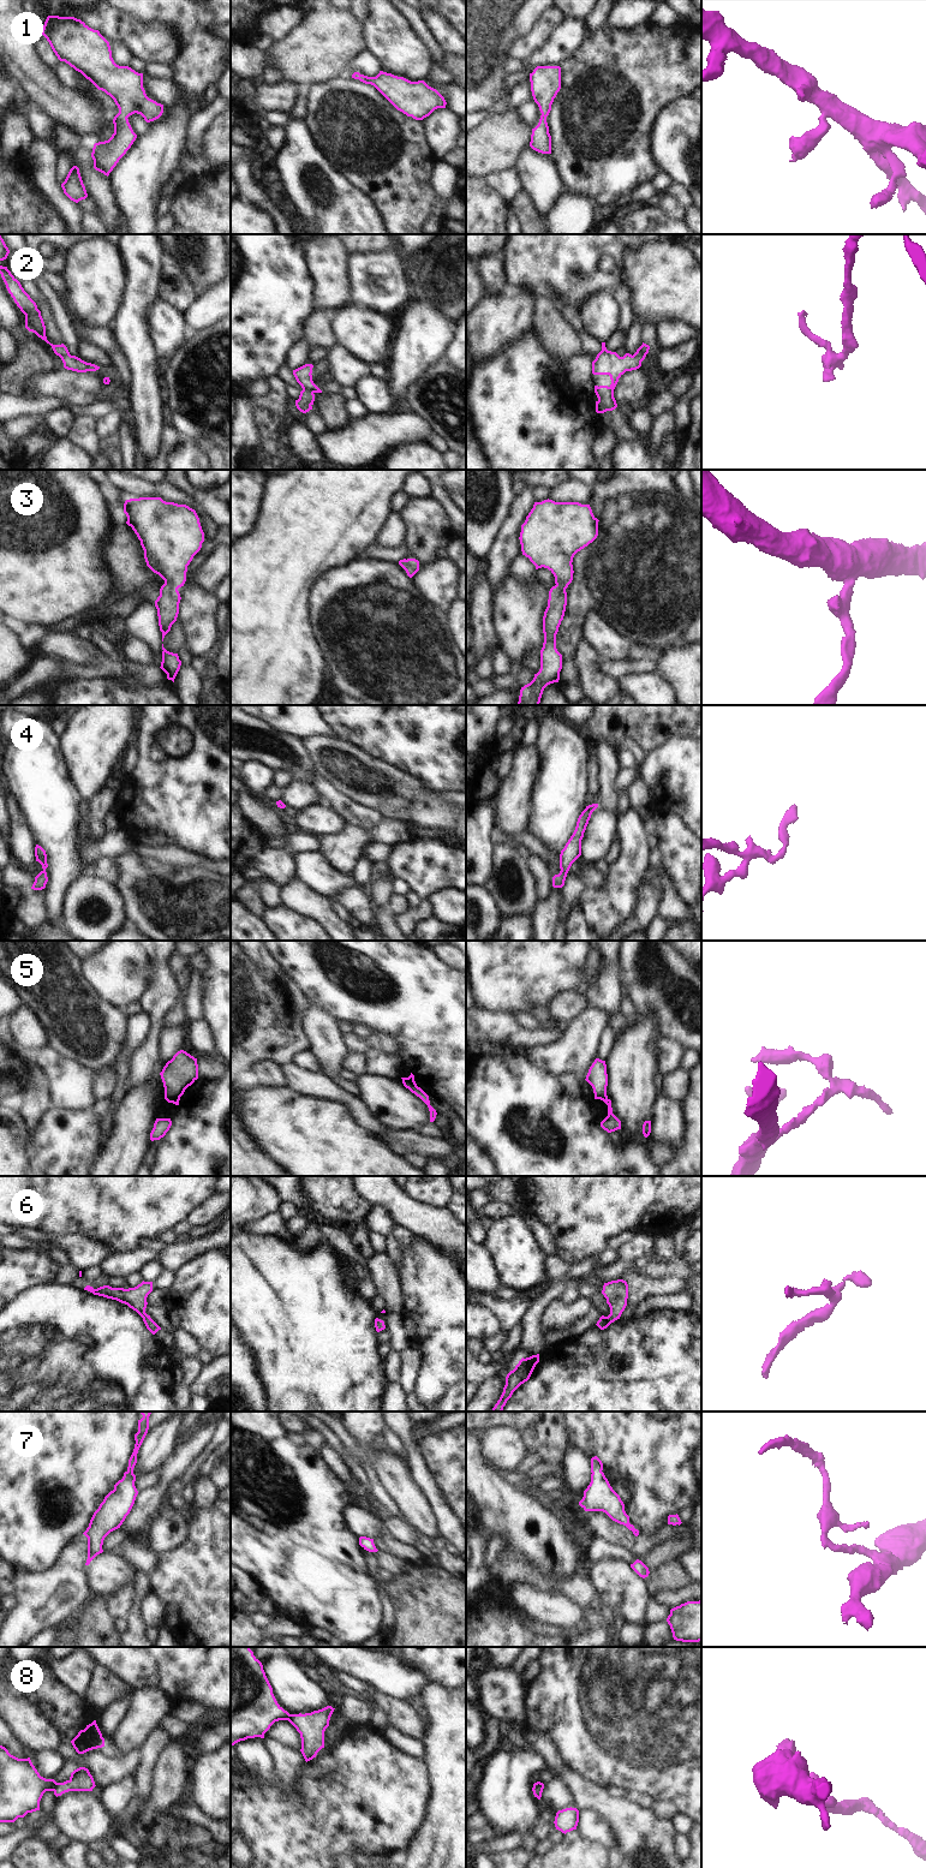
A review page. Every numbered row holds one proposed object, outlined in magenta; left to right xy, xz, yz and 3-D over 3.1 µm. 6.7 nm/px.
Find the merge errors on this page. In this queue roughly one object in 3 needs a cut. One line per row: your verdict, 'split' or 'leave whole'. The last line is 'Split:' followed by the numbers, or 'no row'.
1: leave whole
2: leave whole
3: leave whole
4: leave whole
5: split
6: leave whole
7: leave whole
8: split
Split: 5, 8

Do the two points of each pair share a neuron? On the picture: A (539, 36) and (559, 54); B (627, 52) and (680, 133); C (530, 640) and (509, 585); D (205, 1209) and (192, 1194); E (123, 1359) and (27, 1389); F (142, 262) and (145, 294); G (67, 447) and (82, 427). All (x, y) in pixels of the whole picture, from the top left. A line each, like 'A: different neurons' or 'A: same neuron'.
A: different neurons
B: different neurons
C: same neuron
D: different neurons
E: same neuron
F: same neuron
G: different neurons

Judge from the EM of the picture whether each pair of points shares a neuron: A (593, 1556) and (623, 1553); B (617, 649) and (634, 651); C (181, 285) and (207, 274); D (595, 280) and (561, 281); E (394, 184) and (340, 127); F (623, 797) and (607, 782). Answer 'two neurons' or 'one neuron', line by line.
A: one neuron
B: two neurons
C: two neurons
D: one neuron
E: one neuron
F: two neurons

